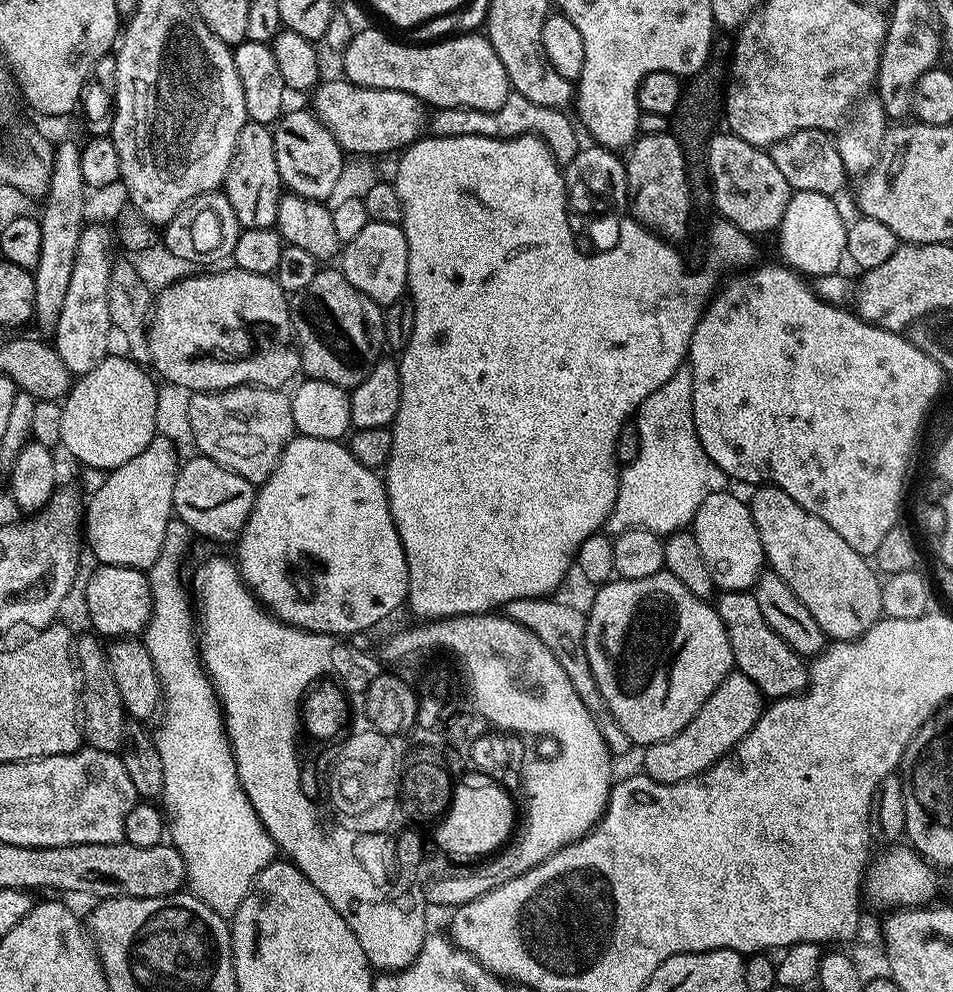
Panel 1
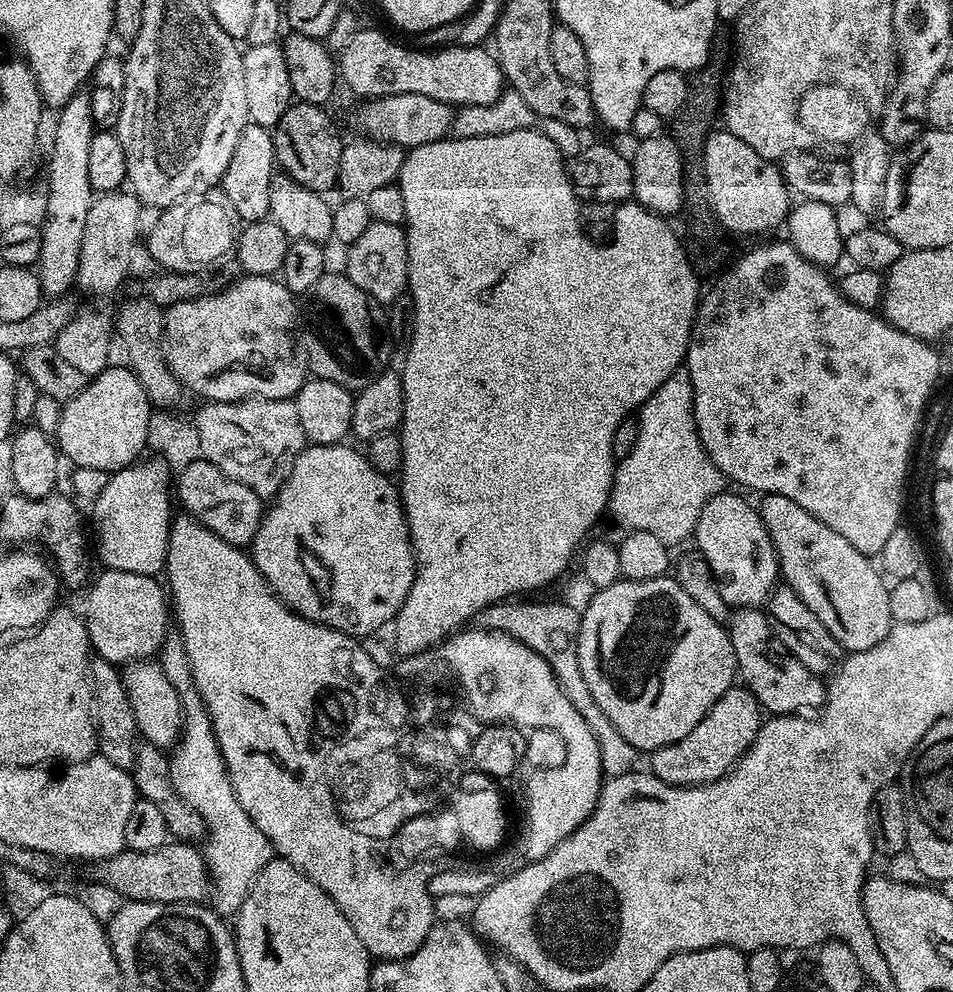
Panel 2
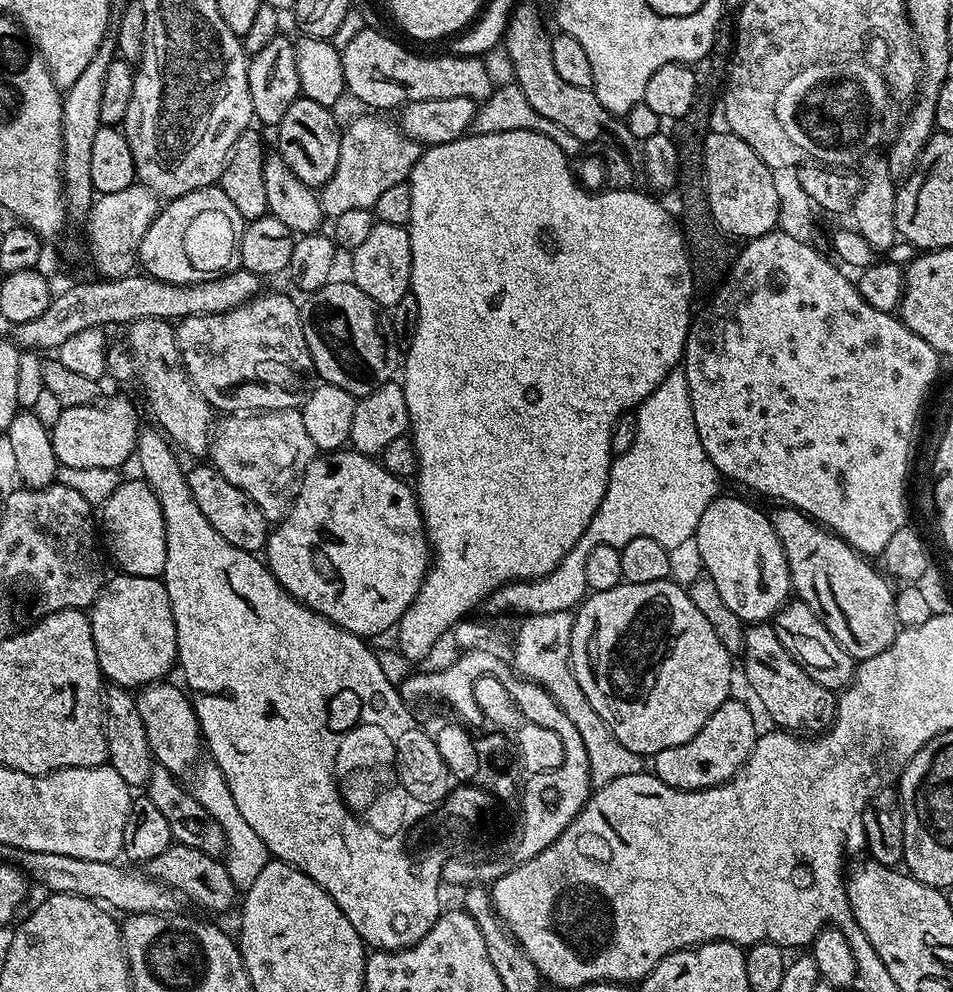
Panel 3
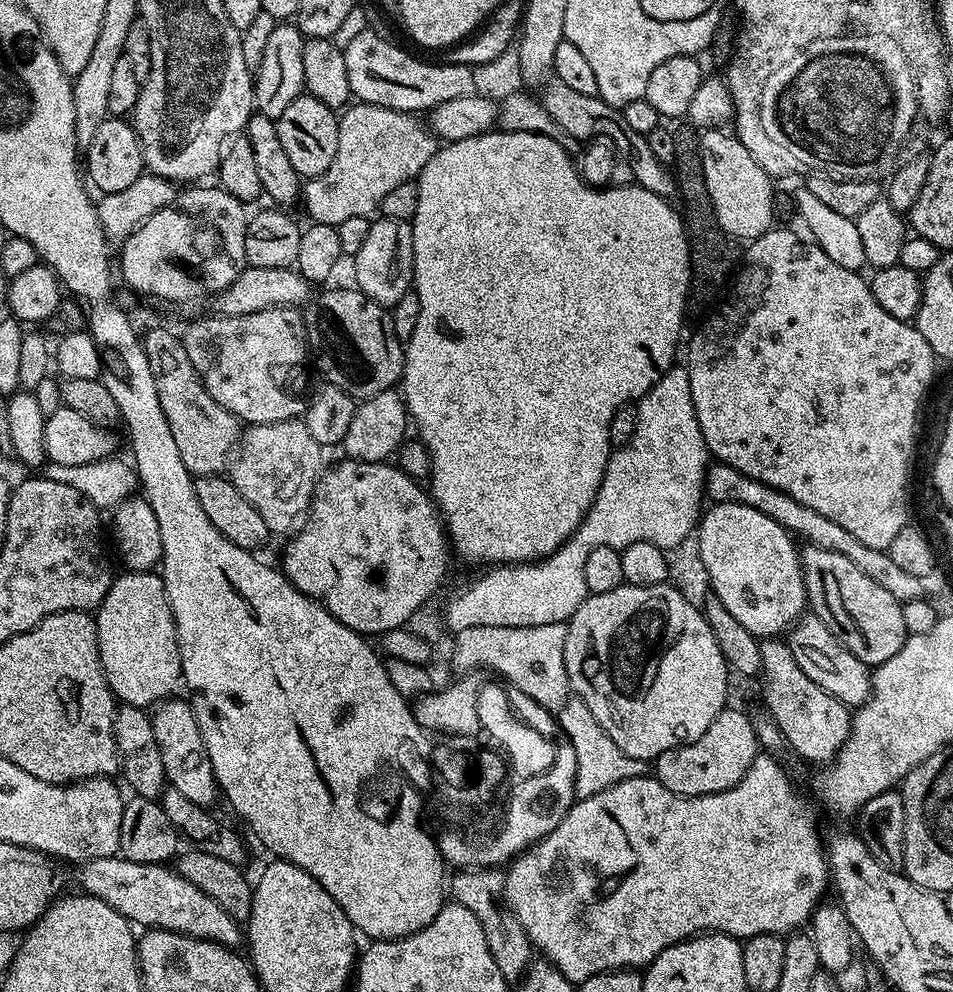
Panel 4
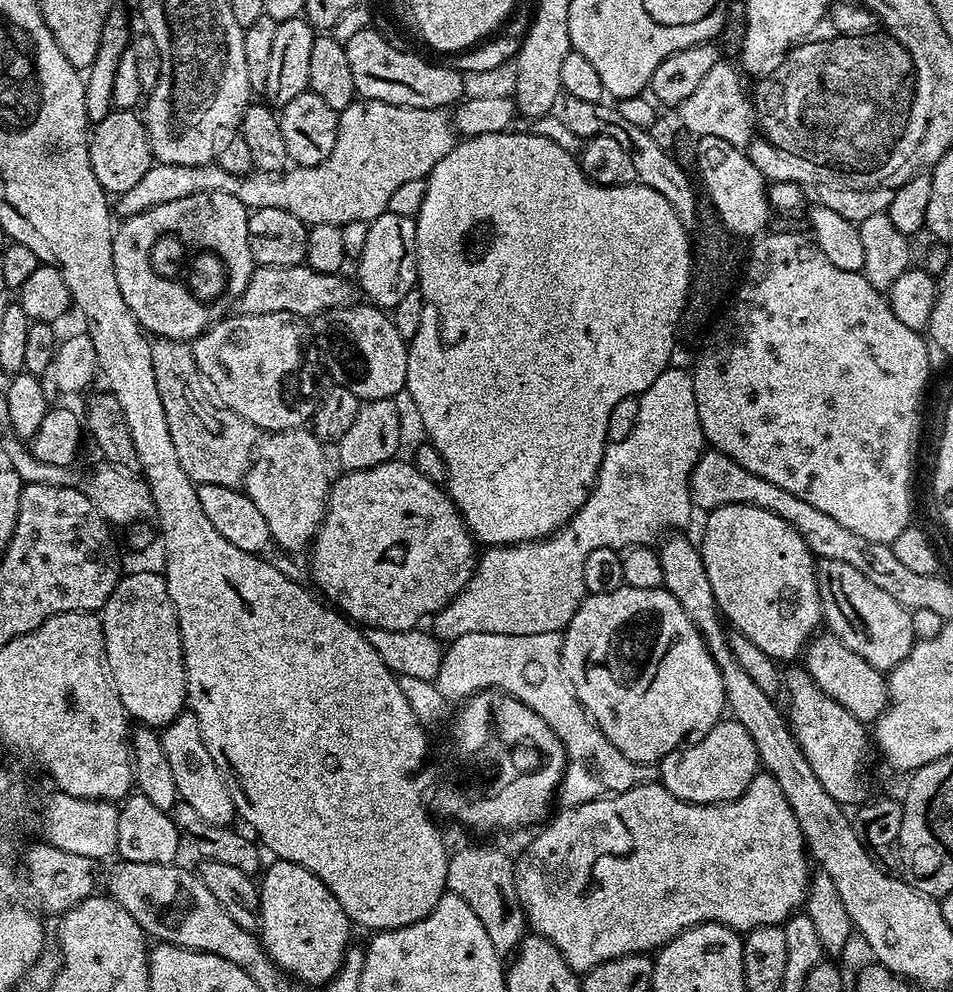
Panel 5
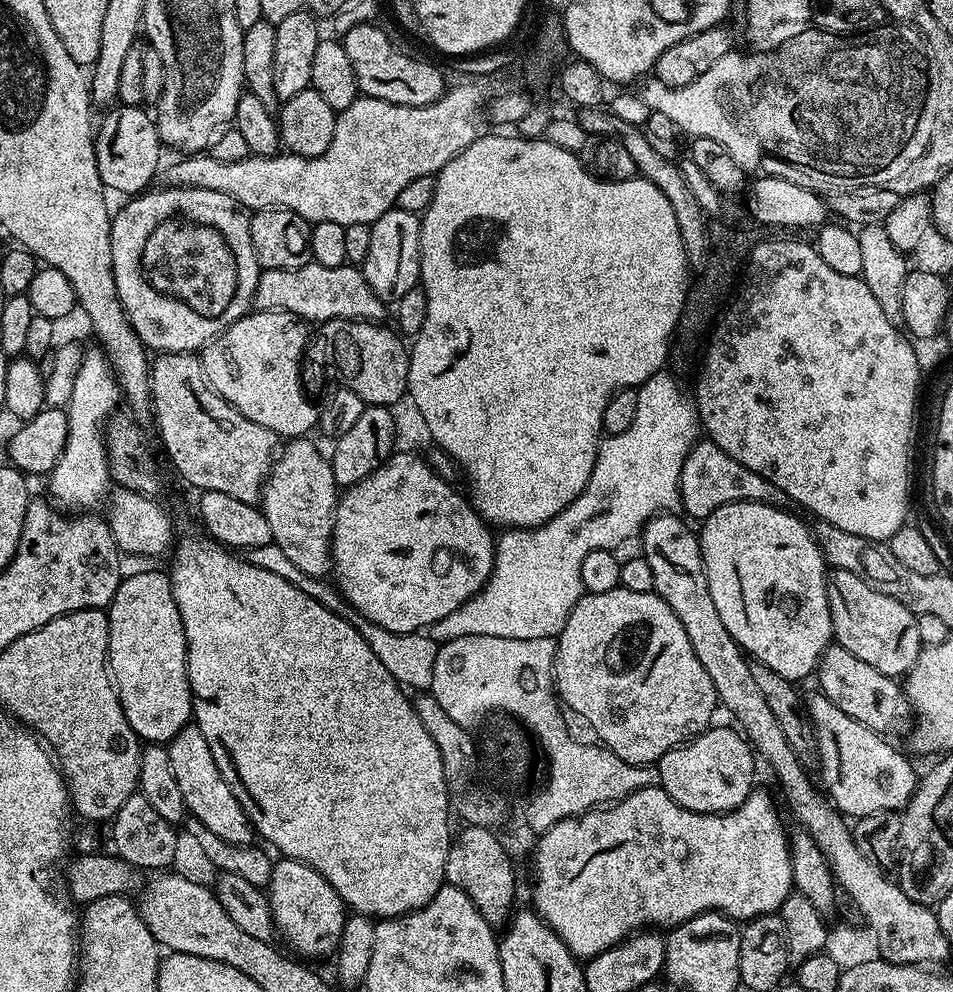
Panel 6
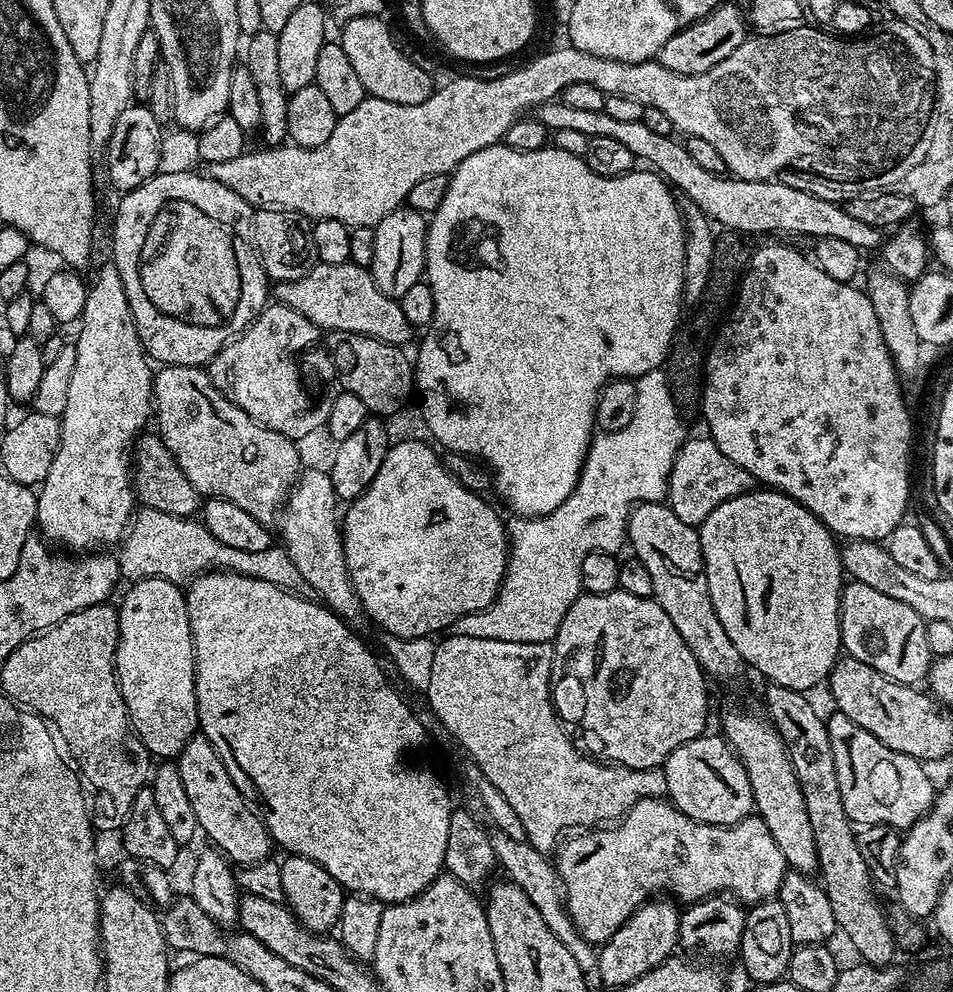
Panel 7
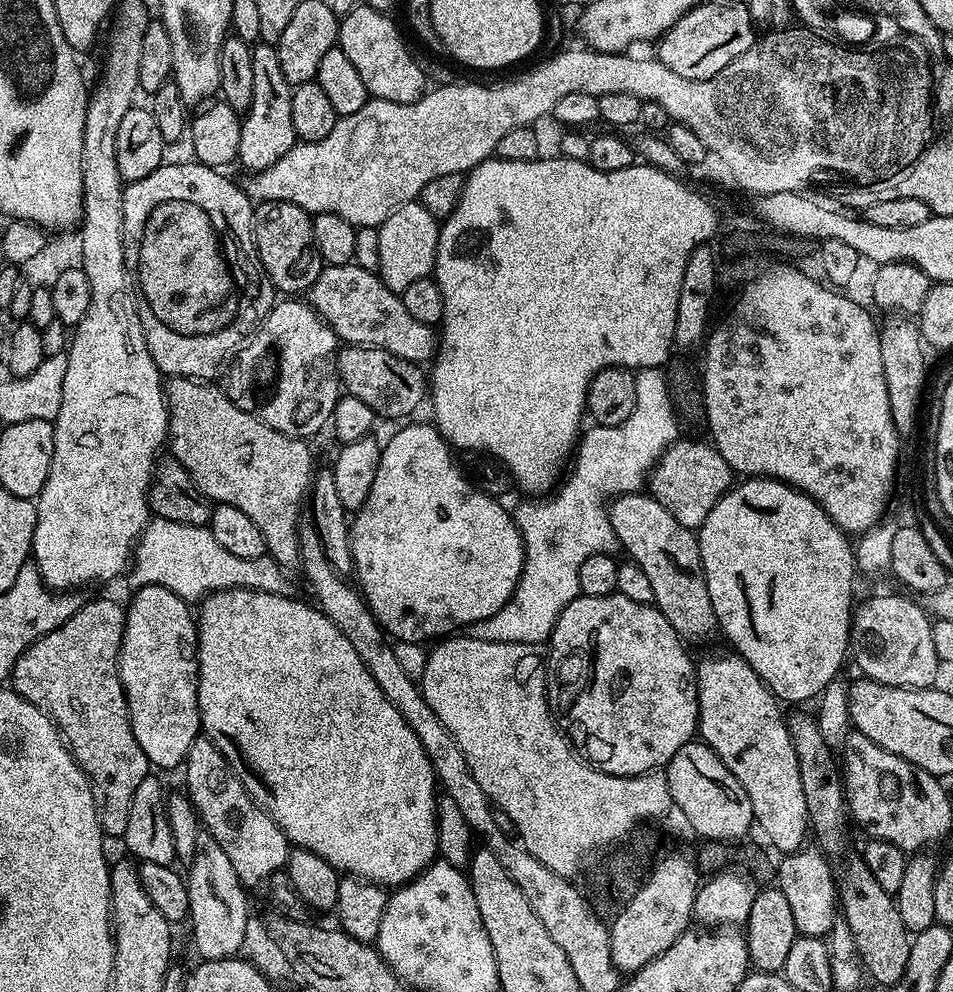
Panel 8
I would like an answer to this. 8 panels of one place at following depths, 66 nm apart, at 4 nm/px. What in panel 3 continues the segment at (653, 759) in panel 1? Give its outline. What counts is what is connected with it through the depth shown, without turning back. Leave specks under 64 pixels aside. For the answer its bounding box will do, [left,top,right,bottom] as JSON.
[654,698,758,792]

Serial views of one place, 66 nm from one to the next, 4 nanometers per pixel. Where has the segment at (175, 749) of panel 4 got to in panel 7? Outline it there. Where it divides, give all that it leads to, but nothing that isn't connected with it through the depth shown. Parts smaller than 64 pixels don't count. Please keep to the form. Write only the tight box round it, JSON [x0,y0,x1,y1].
[174,734,274,865]

